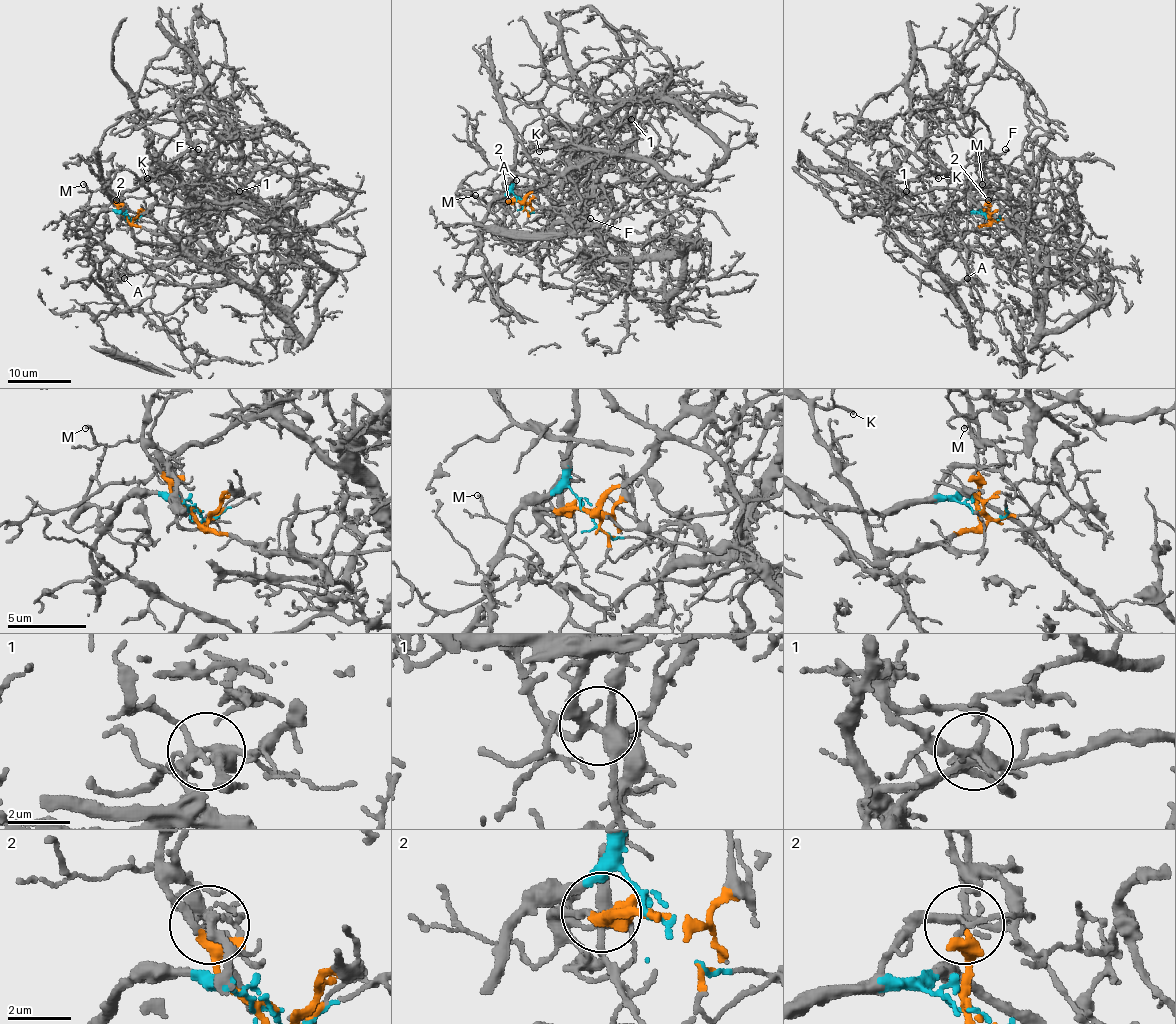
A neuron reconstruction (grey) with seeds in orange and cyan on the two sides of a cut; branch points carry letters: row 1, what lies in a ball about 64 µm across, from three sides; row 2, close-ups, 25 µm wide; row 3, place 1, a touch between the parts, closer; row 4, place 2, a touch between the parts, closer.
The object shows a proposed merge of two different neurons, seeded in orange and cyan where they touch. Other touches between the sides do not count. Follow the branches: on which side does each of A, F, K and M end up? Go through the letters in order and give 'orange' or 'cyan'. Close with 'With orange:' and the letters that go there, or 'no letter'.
A: orange
F: orange
K: orange
M: cyan
With orange: A, F, K

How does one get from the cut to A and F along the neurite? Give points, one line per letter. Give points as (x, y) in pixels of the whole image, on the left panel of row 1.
A: (127, 218), (138, 227), (173, 237), (230, 281), (179, 285), (126, 257), (118, 268), (124, 278)
F: (127, 218), (252, 285), (306, 338), (333, 274), (235, 197), (244, 173), (181, 197), (162, 175), (198, 150)

